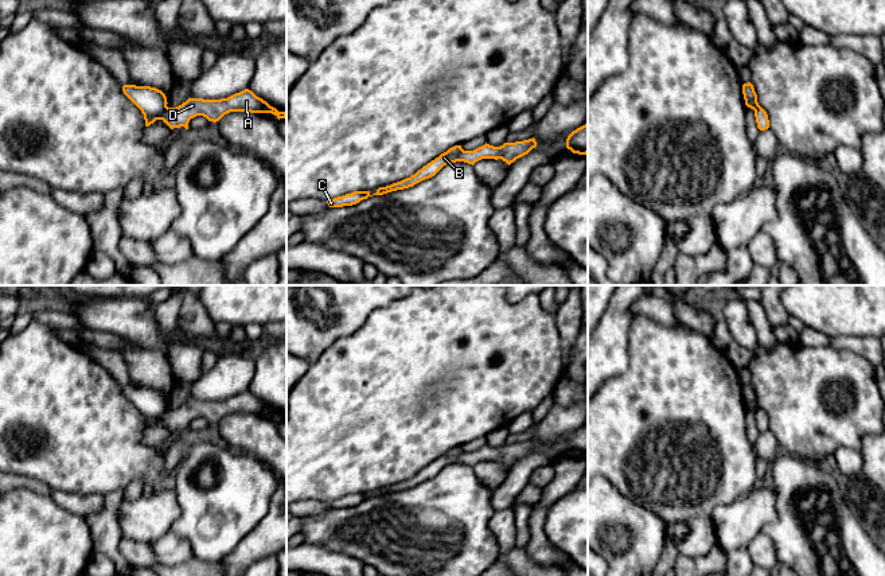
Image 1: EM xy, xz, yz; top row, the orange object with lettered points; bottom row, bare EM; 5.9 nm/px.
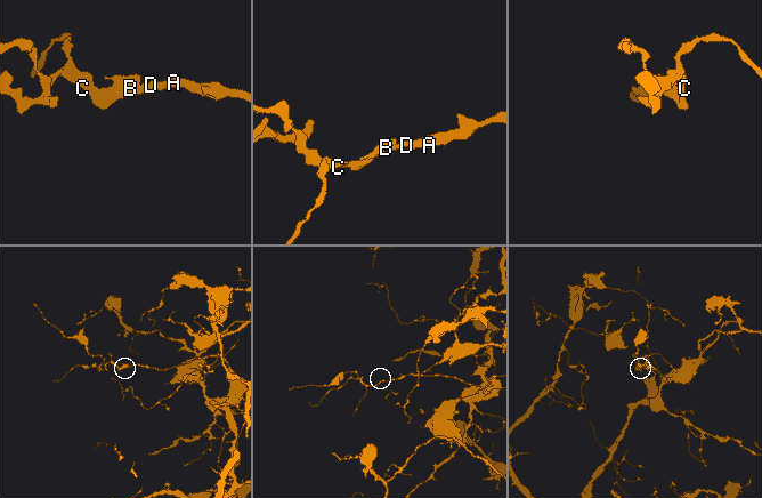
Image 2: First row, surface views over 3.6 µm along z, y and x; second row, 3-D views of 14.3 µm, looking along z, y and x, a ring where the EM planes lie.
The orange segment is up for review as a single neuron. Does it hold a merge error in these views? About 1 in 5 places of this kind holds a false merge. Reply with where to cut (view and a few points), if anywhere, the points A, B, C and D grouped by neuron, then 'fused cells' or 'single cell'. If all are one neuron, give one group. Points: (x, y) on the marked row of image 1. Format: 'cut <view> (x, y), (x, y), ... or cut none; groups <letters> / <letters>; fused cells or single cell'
cut none; groups A B C D; single cell

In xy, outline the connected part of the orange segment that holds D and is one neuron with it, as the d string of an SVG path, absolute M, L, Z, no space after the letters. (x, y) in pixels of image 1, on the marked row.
M124 85L122 92L144 114L145 127L163 120L171 129L188 129L190 120L196 116L217 122L230 112L272 113L278 120L286 118L285 112L278 112L249 89L221 100L188 98L176 108L168 108L165 94L156 87Z

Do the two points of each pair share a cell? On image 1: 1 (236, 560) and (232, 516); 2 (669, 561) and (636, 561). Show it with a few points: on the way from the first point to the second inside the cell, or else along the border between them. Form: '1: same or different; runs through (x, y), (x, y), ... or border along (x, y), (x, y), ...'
1: different; border along (254, 526), (221, 561)
2: different; border along (666, 532), (663, 551), (657, 561)

